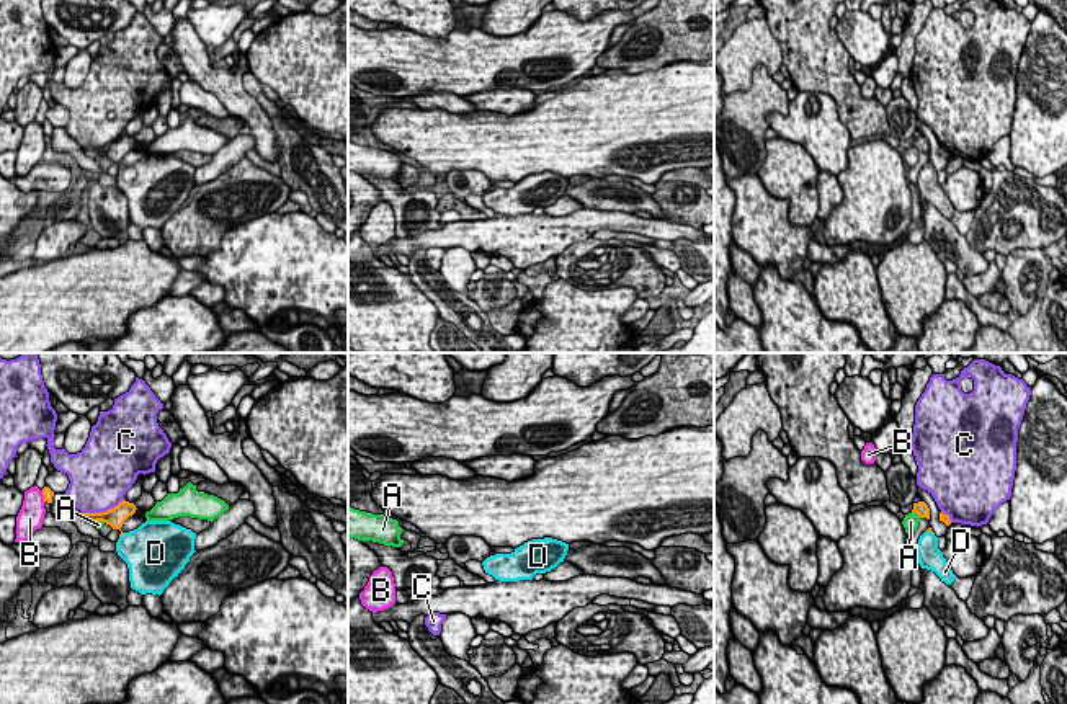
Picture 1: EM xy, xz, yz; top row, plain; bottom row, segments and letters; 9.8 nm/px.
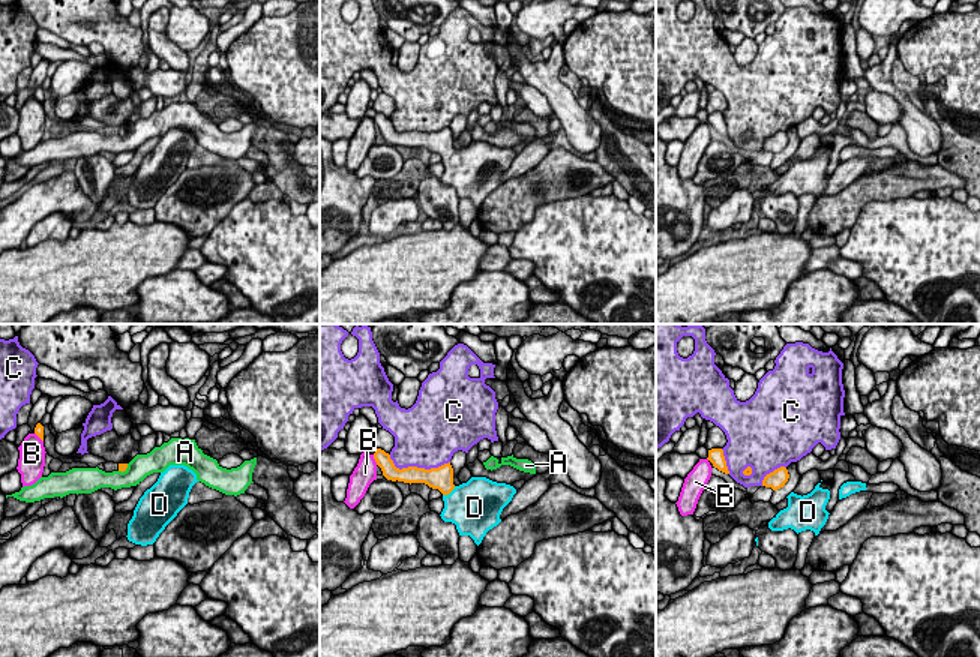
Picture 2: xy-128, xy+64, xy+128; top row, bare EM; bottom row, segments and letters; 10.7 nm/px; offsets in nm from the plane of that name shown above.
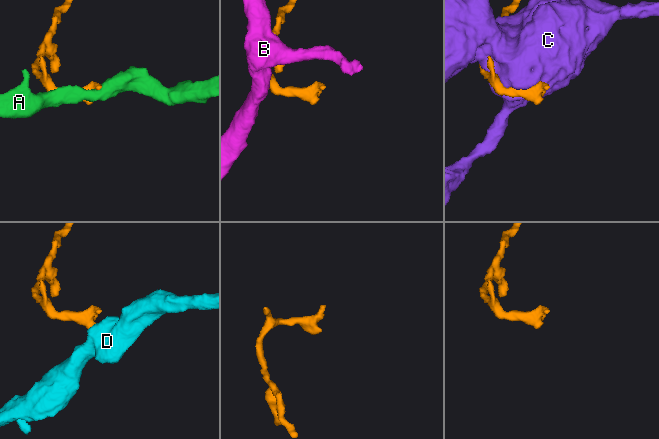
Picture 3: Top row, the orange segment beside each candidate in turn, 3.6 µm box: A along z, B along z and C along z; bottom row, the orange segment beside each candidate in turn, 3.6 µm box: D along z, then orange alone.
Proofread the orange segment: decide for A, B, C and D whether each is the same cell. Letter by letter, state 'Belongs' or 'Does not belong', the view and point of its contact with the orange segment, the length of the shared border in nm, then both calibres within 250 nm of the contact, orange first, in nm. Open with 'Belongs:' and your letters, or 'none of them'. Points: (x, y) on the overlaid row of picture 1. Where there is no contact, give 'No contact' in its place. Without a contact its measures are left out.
Belongs: D
A: Does not belong. Touches orange at yz (917, 513). Shared border 120 nm. Thickness 140 nm (orange) against 160 nm
B: Does not belong. Touches orange at xy (44, 497). Shared border 130 nm. Thickness 100 nm (orange) against 240 nm
C: Does not belong. Touches orange at xy (103, 512). Shared border 440 nm. Thickness 190 nm (orange) against 500 nm
D: Belongs. Touches orange at xy (121, 534). Shared border 80 nm. Thickness 190 nm (orange) against 400 nm

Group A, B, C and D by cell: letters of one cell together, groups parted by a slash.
A / B / C / D

